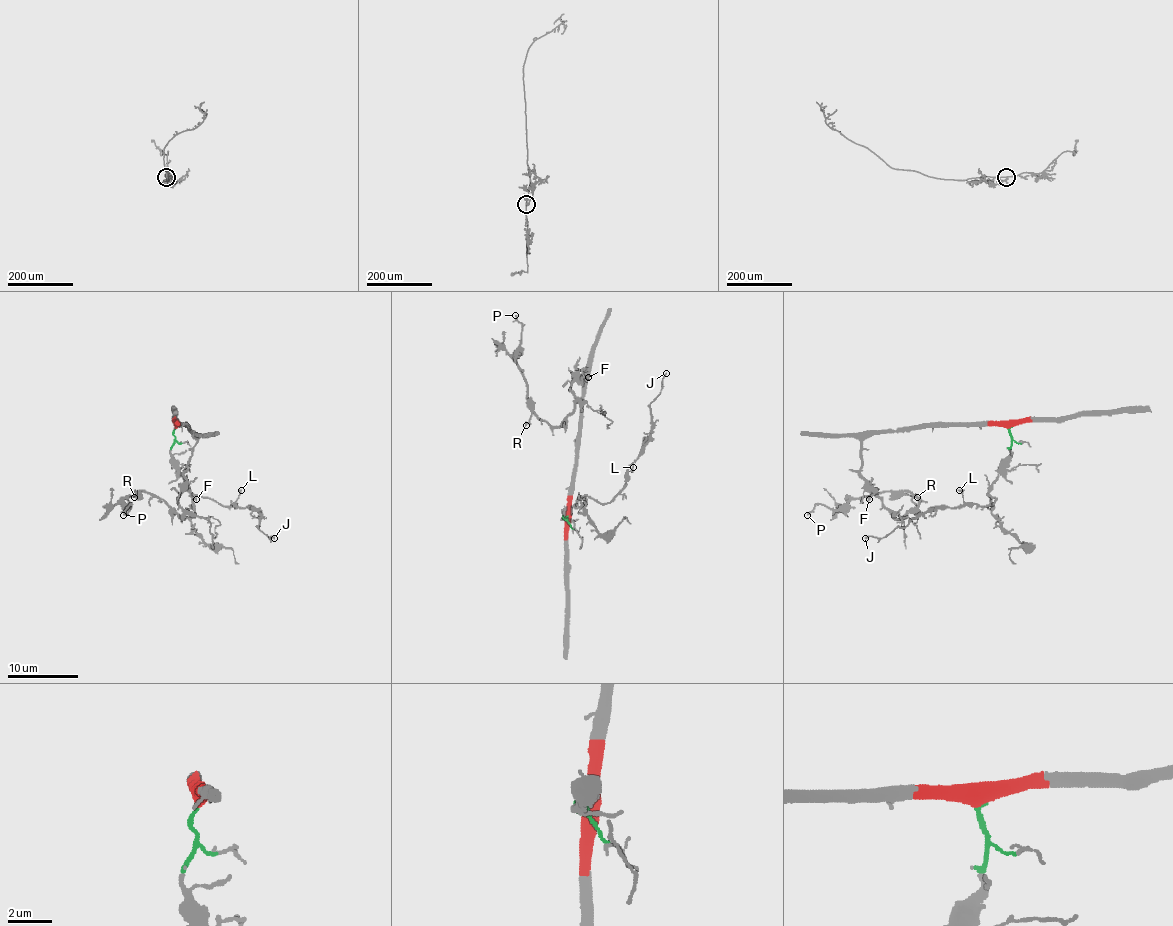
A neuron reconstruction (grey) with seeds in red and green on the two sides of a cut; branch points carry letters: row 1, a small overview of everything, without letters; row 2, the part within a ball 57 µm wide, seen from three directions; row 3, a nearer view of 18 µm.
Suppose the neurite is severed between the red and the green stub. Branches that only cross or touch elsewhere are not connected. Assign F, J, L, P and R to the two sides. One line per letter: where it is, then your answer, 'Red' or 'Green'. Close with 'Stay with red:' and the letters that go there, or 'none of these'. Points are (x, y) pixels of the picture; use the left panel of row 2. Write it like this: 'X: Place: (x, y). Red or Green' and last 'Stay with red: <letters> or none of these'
F: Place: (196, 499). Red
J: Place: (274, 538). Green
L: Place: (241, 490). Green
P: Place: (123, 515). Red
R: Place: (134, 497). Red
Stay with red: F, P, R

